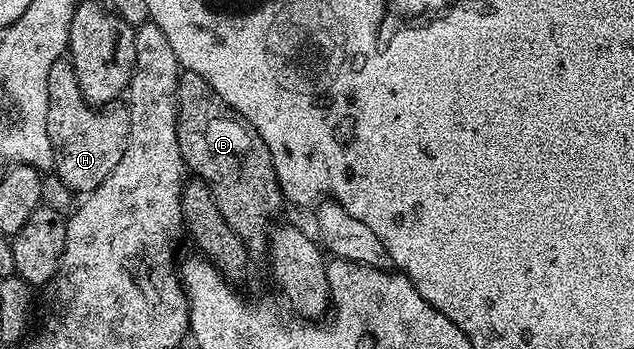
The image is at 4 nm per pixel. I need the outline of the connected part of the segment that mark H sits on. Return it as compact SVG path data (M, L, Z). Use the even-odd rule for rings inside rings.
M67 57L59 59L49 69L47 88L51 102L49 134L57 152L54 174L59 174L60 181L71 191L93 191L113 173L127 149L131 131L128 108L123 105L114 109L92 107L79 91L75 70Z

